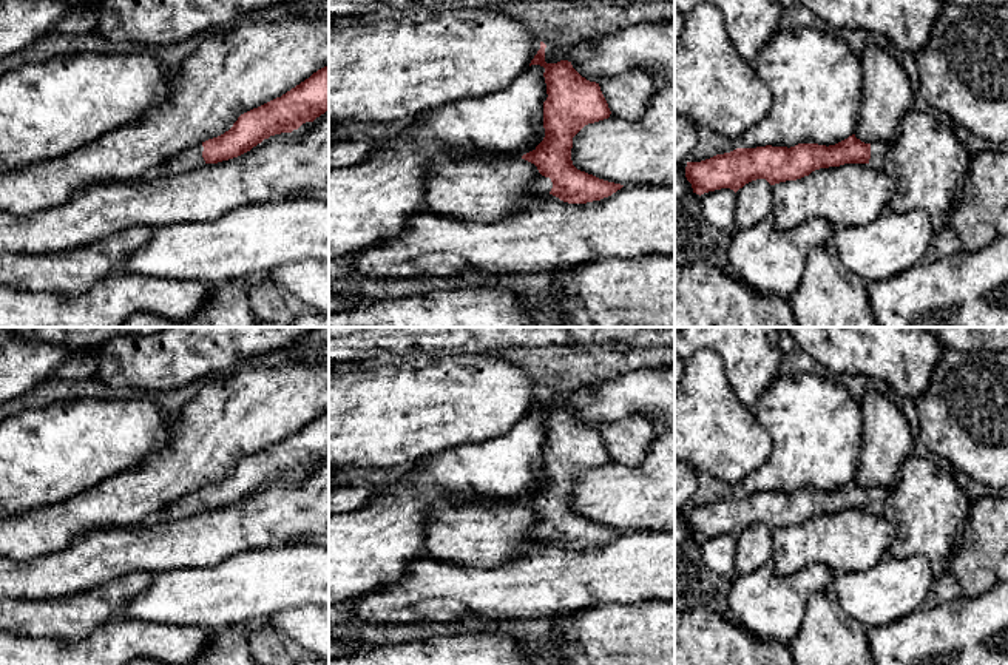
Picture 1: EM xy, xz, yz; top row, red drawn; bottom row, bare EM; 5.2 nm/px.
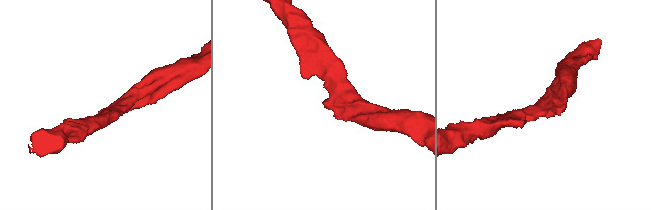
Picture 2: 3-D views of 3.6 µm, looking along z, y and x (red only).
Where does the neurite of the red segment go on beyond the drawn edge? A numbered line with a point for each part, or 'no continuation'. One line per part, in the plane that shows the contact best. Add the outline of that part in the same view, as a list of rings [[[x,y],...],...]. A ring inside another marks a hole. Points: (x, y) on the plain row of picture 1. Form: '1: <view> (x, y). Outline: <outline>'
1: xz (541, 531). Outline: [[[540,520],[537,525],[534,525],[529,529],[528,537],[536,540],[545,540],[545,538],[550,538],[551,534],[553,534],[551,525]]]

